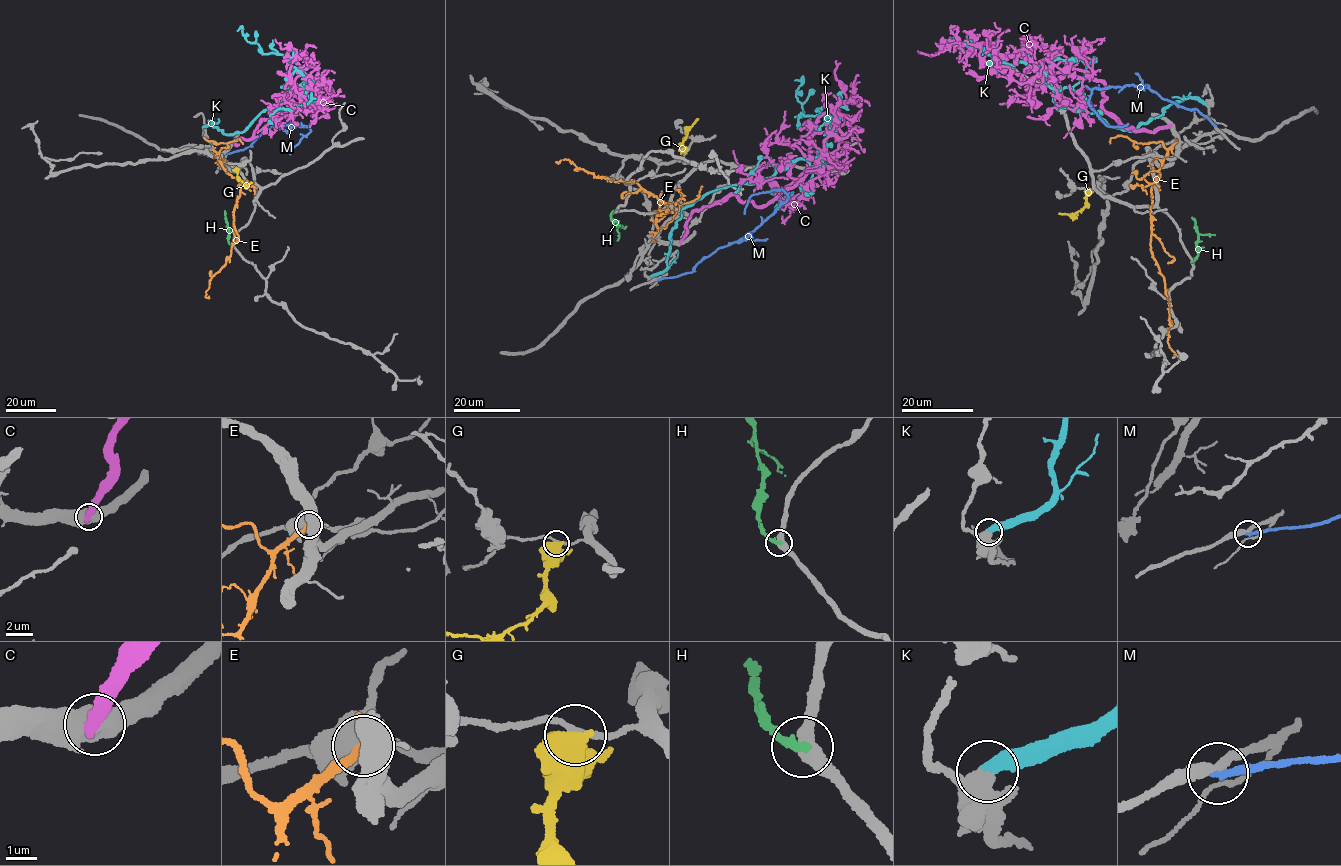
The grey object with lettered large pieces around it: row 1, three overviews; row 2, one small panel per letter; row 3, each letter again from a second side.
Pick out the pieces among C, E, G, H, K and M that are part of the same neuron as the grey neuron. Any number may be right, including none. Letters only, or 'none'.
none

